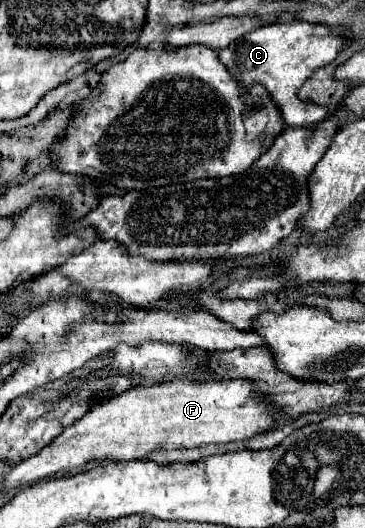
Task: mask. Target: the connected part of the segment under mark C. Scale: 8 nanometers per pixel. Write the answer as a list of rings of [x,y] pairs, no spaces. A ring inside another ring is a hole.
[[[291,19],[283,23],[281,21],[267,23],[239,37],[227,49],[219,51],[219,59],[223,65],[227,65],[227,69],[235,75],[235,79],[241,85],[251,87],[253,83],[261,83],[275,99],[285,123],[289,127],[295,127],[295,125],[311,125],[327,117],[325,107],[299,101],[297,91],[305,83],[305,79],[311,77],[315,69],[329,65],[343,47],[347,47],[347,39],[339,33],[333,35],[331,29],[327,29],[327,25]]]

